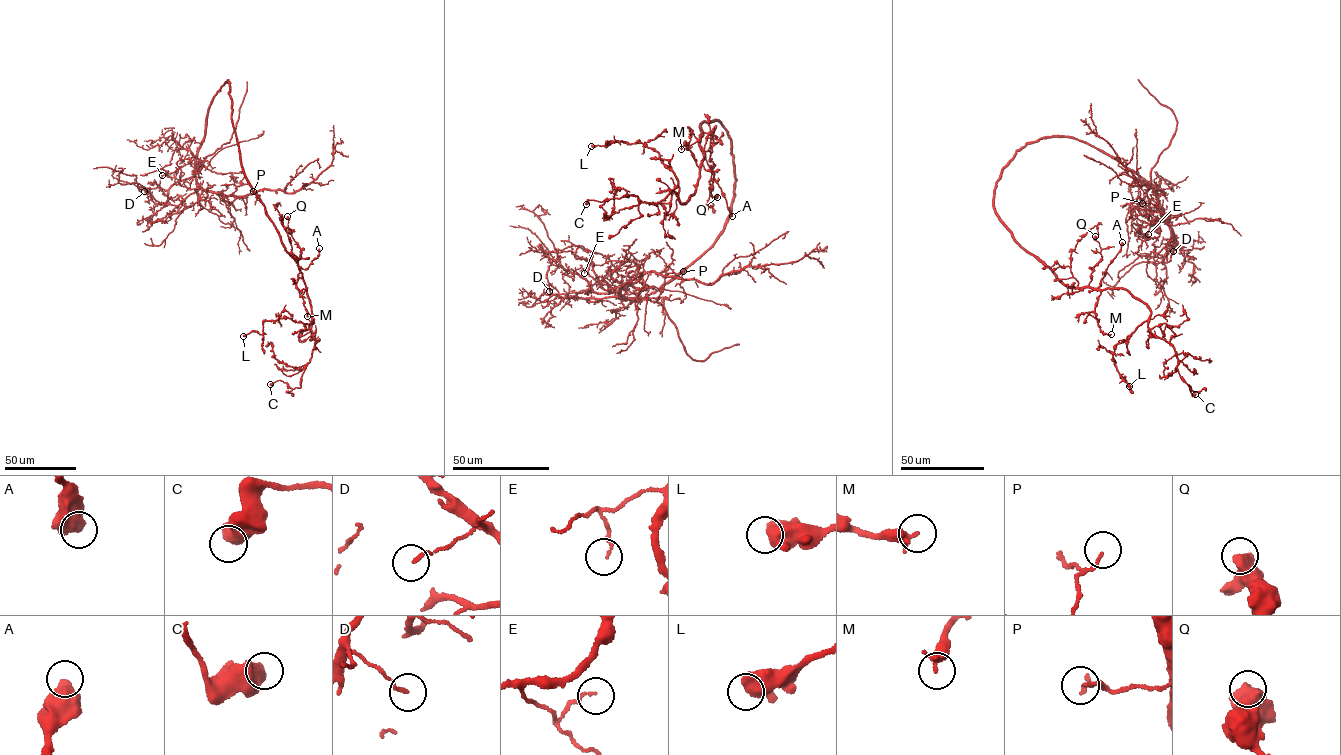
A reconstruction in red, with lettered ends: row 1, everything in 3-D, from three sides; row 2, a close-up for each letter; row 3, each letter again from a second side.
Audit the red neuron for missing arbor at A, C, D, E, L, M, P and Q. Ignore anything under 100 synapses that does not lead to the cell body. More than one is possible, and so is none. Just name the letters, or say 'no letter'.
no letter

